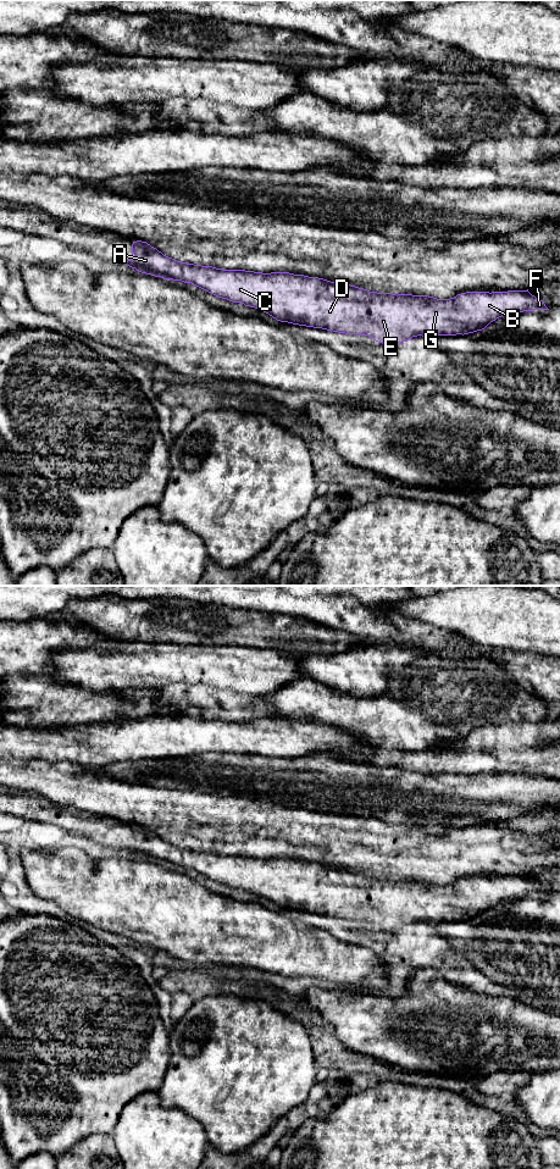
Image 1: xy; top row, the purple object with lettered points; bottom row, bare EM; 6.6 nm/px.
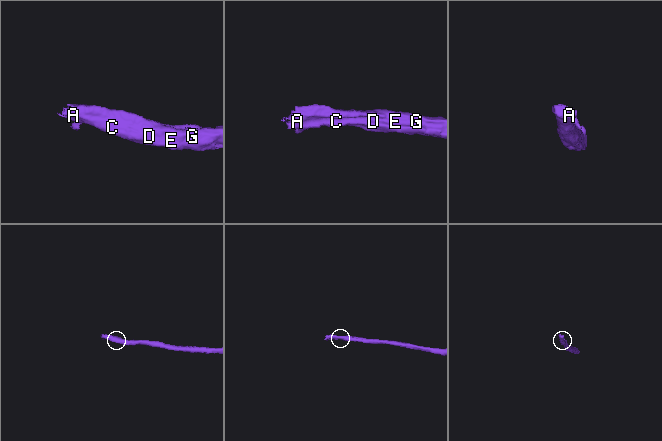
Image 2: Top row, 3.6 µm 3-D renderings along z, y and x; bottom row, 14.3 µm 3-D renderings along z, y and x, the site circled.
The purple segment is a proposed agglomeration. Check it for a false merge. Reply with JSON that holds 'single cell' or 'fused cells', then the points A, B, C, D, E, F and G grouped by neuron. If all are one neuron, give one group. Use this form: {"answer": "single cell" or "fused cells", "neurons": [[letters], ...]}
{"answer": "single cell", "neurons": [["A", "B", "C", "D", "E", "F", "G"]]}

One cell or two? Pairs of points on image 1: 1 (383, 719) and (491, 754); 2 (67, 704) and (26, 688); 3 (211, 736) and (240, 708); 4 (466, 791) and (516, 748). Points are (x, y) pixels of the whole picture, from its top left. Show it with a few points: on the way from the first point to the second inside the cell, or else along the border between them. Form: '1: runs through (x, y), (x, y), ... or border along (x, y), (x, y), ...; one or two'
1: border along (477, 727), (465, 737), (425, 749); two
2: runs through (57, 704), (51, 699), (35, 697); one
3: border along (199, 718), (255, 721); two
4: border along (516, 773), (459, 775); two

